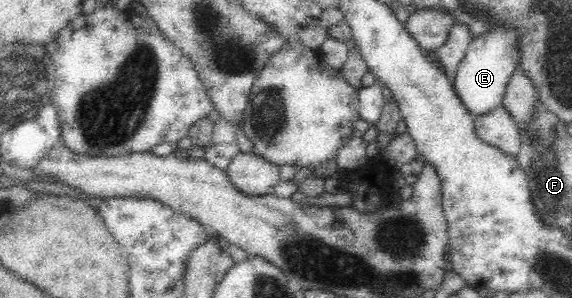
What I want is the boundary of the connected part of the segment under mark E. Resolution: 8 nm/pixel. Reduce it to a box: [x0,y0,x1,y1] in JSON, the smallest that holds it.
[453,26,523,116]

